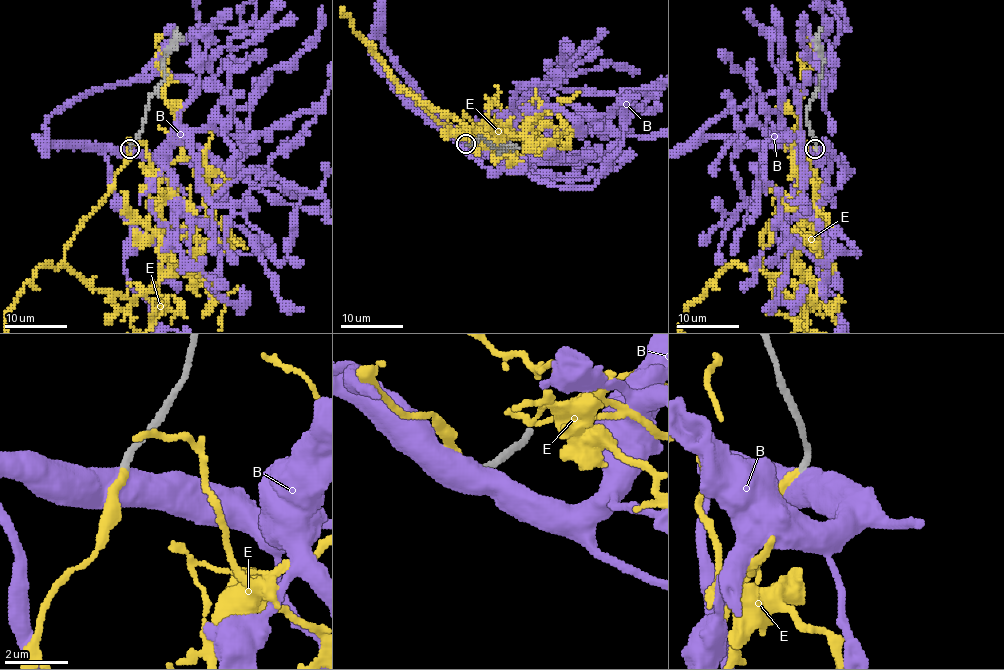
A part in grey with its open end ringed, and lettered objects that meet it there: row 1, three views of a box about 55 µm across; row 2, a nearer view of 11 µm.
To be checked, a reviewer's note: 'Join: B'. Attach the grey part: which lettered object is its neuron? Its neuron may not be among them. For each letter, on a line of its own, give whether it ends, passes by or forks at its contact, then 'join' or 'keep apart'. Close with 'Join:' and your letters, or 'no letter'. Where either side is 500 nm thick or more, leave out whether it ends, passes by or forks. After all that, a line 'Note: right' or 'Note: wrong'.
B: keep apart
E: it ends; join
Join: E
Note: wrong

